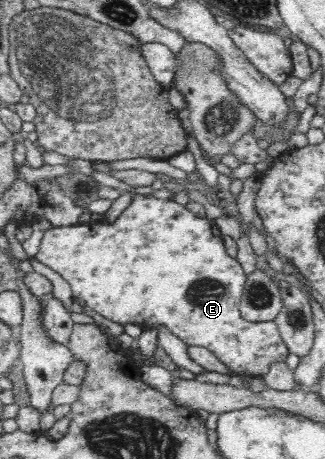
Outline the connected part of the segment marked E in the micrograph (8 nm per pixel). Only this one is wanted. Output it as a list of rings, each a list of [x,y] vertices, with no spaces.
[[[137,193],[135,197],[132,197],[130,205],[113,223],[90,220],[89,222],[83,224],[77,223],[72,226],[51,226],[44,232],[39,251],[35,257],[41,264],[44,264],[59,274],[70,285],[74,297],[85,301],[86,305],[99,313],[99,315],[103,315],[103,317],[111,319],[111,321],[115,321],[115,323],[119,323],[122,326],[126,323],[134,323],[140,325],[142,328],[148,328],[149,326],[163,324],[173,332],[173,335],[182,339],[187,346],[206,347],[209,351],[212,351],[213,355],[228,369],[228,373],[232,373],[232,376],[236,378],[237,381],[243,377],[243,375],[249,375],[249,377],[264,377],[264,375],[269,373],[269,369],[271,369],[273,363],[283,363],[285,359],[289,357],[289,348],[285,340],[281,337],[281,332],[275,321],[250,322],[243,319],[240,312],[240,297],[246,282],[245,271],[238,263],[238,260],[227,253],[221,235],[220,229],[213,220],[207,217],[199,217],[189,211],[185,206],[169,200],[169,198],[159,199],[159,197],[153,197],[152,194],[143,195]]]

